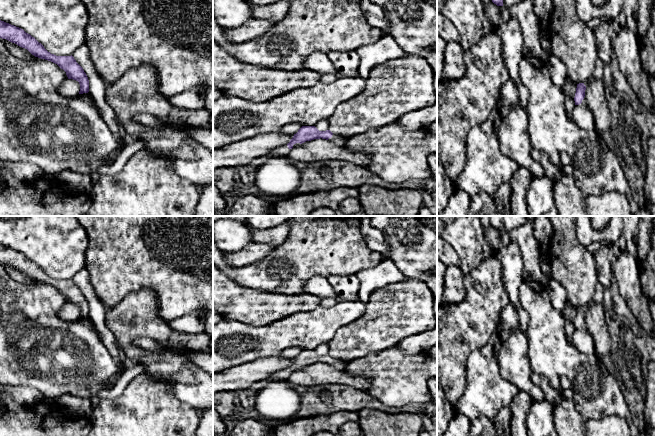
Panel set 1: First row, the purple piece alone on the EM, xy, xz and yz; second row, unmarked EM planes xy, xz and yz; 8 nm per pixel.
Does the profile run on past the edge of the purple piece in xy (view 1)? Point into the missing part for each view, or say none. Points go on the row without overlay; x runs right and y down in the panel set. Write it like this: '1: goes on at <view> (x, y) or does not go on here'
1: does not go on here

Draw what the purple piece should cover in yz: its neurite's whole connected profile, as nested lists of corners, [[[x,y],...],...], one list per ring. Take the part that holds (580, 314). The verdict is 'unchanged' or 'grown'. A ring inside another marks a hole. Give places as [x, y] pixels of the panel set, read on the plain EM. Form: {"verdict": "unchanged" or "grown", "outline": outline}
{"verdict": "grown", "outline": [[[588,306],[577,308],[574,321],[575,330],[572,335],[572,341],[577,350],[586,355],[593,355],[595,354],[594,343],[585,322],[585,314],[587,309]]]}

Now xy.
{"verdict": "unchanged", "outline": [[[0,244],[0,262],[6,263],[27,273],[35,281],[57,288],[66,296],[68,303],[79,306],[79,318],[89,316],[89,304],[83,292],[71,280],[56,280],[48,276],[44,270],[23,253]]]}

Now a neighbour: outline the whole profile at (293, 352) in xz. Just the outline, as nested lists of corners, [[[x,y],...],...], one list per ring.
[[[292,347],[292,348],[288,348],[288,349],[283,350],[279,356],[282,357],[282,358],[294,359],[294,358],[296,358],[298,356],[298,354],[301,351],[302,351],[301,348]]]

